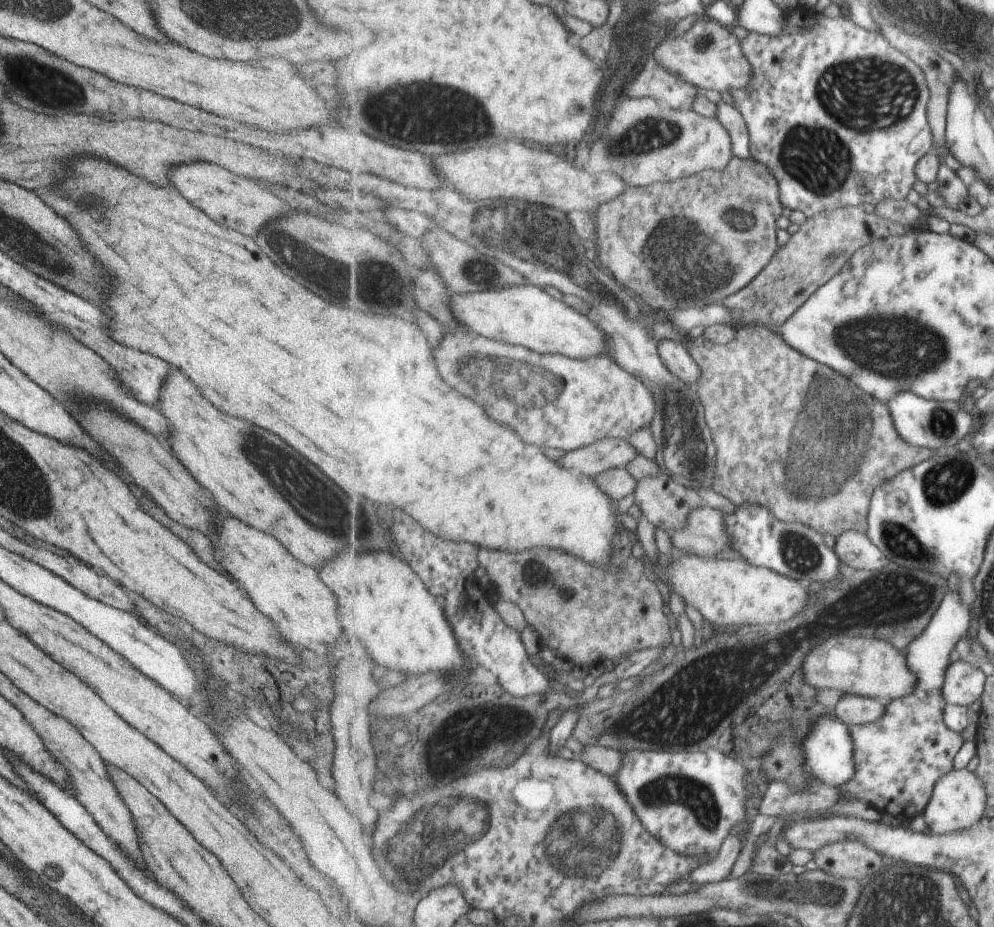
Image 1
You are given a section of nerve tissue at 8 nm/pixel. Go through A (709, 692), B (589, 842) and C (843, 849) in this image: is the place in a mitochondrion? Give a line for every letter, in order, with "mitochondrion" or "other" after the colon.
A: mitochondrion
B: mitochondrion
C: other

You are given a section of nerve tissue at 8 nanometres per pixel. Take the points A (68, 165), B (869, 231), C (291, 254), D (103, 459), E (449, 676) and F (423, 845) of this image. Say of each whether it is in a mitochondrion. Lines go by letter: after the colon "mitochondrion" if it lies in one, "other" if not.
A: other
B: other
C: mitochondrion
D: other
E: other
F: mitochondrion

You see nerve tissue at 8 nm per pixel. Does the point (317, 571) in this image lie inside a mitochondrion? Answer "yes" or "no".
no

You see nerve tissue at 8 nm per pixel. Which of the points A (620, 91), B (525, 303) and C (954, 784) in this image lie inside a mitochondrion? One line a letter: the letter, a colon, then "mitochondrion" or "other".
A: other
B: other
C: other

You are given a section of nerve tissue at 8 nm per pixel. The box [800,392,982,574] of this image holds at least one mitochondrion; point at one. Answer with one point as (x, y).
(944, 485)

